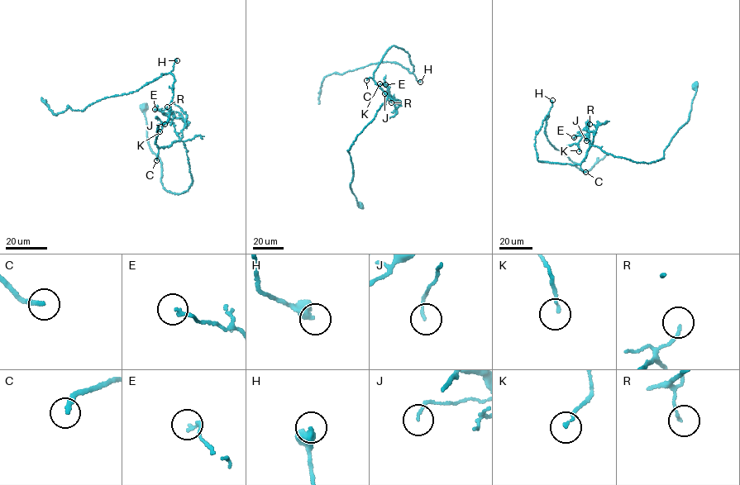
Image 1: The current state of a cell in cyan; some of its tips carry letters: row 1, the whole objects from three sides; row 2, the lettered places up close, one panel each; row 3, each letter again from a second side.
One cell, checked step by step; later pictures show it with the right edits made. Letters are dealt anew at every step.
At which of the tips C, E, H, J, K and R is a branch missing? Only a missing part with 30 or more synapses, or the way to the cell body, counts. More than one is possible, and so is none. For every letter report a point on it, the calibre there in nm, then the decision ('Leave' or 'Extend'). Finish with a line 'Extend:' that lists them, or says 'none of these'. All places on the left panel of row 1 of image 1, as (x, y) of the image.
C: Place: (156, 160). Thickness 200 nm. Extend
E: Place: (155, 109). Thickness 130 nm. Leave
H: Place: (177, 60). Thickness 480 nm. Leave
J: Place: (164, 124). Thickness 110 nm. Leave
K: Place: (159, 131). Thickness 140 nm. Leave
R: Place: (167, 106). Thickness 110 nm. Leave
Extend: C

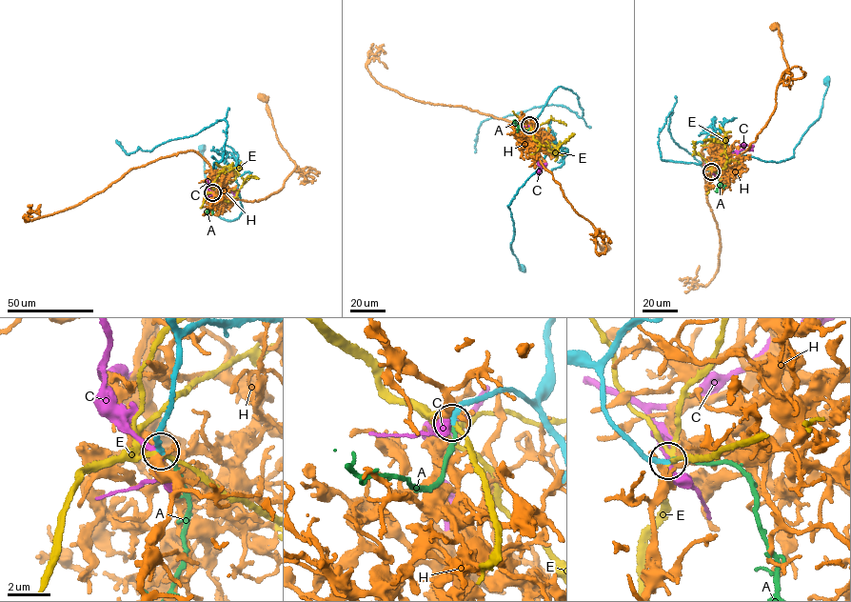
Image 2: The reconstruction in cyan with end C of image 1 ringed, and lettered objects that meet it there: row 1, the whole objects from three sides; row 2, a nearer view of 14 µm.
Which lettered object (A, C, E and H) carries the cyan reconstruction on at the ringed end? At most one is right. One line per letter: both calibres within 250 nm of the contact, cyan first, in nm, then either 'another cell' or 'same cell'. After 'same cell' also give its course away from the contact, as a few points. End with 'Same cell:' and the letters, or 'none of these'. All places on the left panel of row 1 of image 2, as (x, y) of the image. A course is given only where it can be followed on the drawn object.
A: calibres 220 and 170 nm; same cell; course (213, 192), (214, 202), (207, 210)
C: calibres 220 and 190 nm; another cell
E: calibres 220 and 170 nm; another cell
H: calibres 220 and 340 nm; another cell
Same cell: A

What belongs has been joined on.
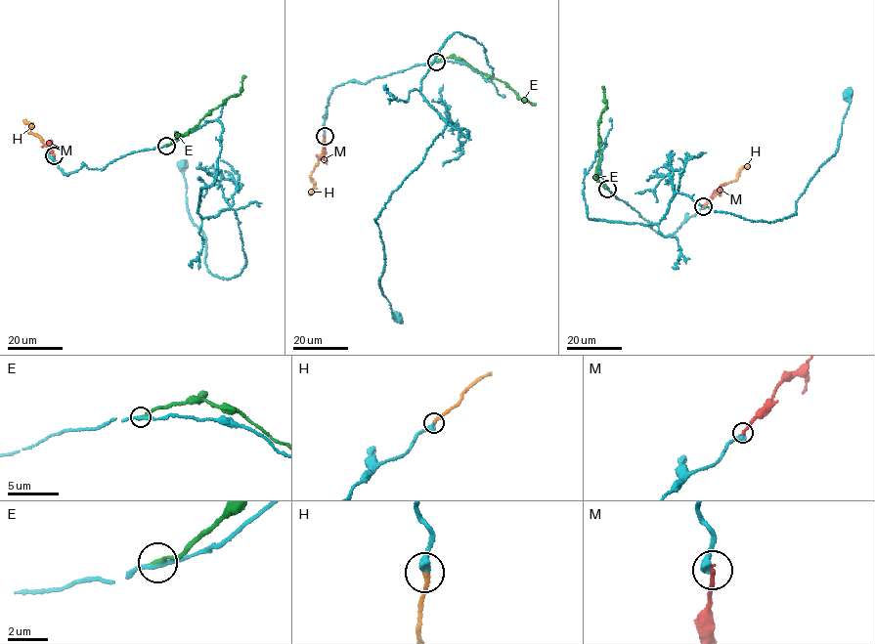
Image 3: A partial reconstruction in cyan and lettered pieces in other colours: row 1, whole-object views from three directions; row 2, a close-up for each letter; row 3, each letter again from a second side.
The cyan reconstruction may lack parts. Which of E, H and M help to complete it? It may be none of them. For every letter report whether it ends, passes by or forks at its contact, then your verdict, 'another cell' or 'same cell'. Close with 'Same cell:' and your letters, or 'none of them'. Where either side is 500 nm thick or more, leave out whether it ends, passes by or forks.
E: it ends | another cell
H: it ends | same cell
M: another cell
Same cell: H

